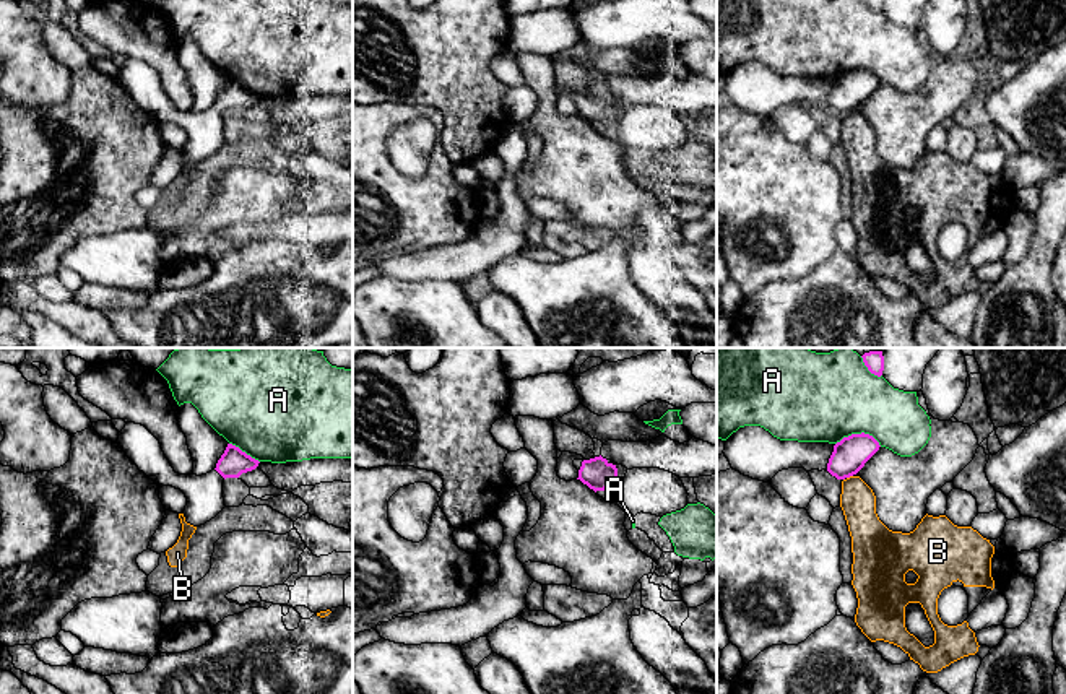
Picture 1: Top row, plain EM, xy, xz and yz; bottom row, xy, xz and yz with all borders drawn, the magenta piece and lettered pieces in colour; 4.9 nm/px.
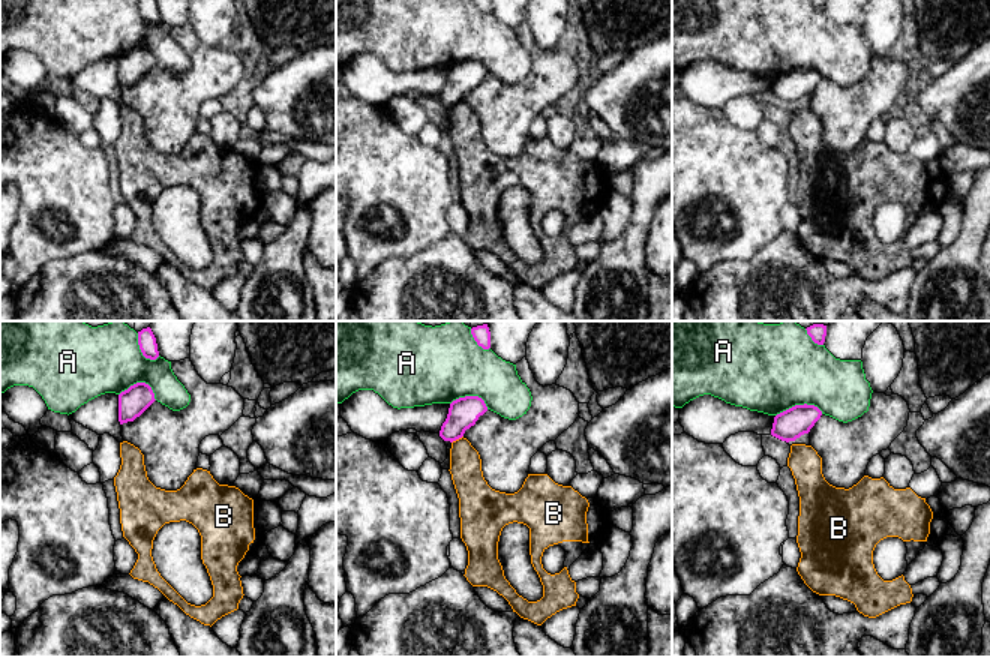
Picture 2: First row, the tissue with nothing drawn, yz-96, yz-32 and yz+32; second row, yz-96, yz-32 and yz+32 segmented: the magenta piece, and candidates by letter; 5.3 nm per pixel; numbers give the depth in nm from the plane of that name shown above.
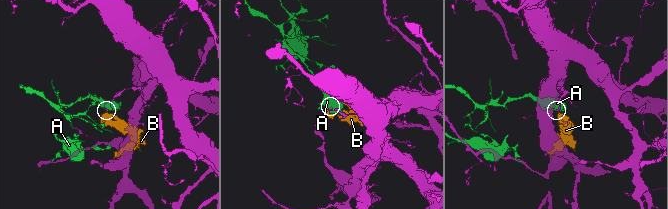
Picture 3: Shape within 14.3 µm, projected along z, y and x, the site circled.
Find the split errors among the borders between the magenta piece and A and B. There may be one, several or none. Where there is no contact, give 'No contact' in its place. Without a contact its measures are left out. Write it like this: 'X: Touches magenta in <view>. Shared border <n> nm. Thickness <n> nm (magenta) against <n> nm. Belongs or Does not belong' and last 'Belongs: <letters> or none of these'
A: Touches magenta in yz. Shared border 240 nm. Thickness 170 nm (magenta) against 380 nm. Does not belong
B: Touches magenta in yz. Shared border 40 nm. Thickness 170 nm (magenta) against 180 nm. Does not belong
Belongs: none of these

